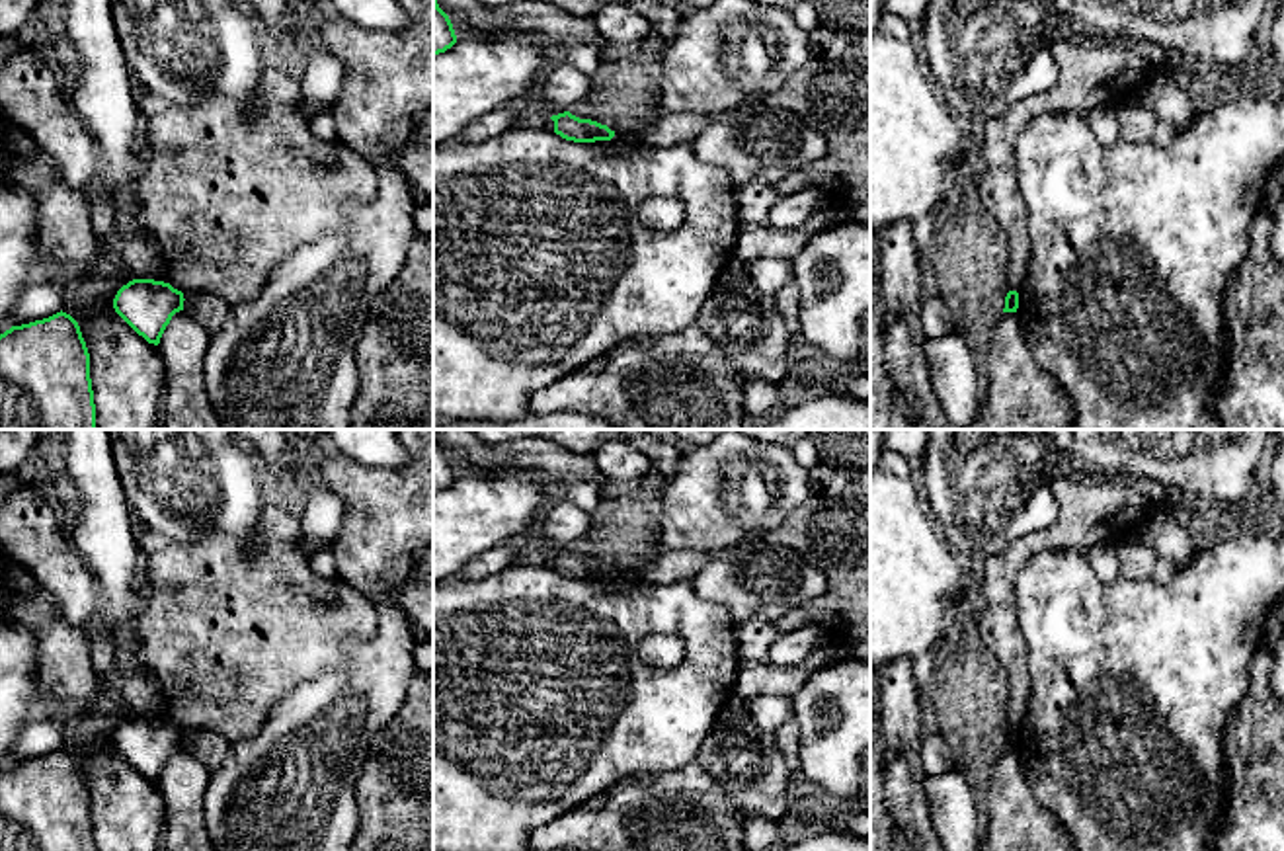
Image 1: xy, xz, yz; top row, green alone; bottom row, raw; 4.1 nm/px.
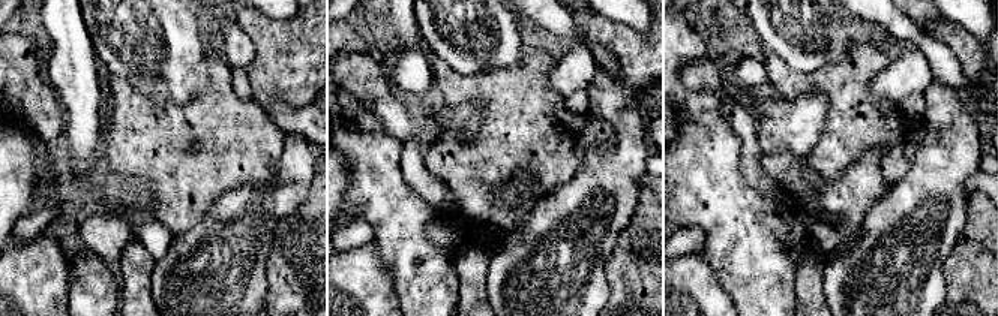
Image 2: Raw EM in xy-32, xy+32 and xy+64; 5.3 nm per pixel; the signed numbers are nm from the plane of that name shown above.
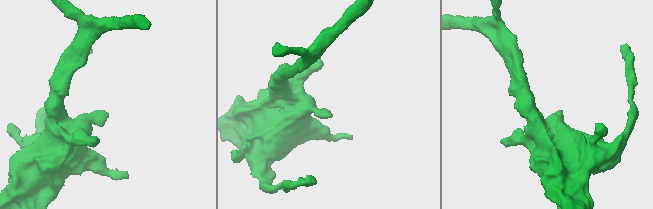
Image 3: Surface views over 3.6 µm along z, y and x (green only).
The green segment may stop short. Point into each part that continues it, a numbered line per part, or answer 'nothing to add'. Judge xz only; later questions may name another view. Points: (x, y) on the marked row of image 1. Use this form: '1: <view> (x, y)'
nothing to add

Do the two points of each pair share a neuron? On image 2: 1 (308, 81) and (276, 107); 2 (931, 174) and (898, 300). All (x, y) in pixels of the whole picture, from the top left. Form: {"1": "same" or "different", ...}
{"1": "different", "2": "same"}

